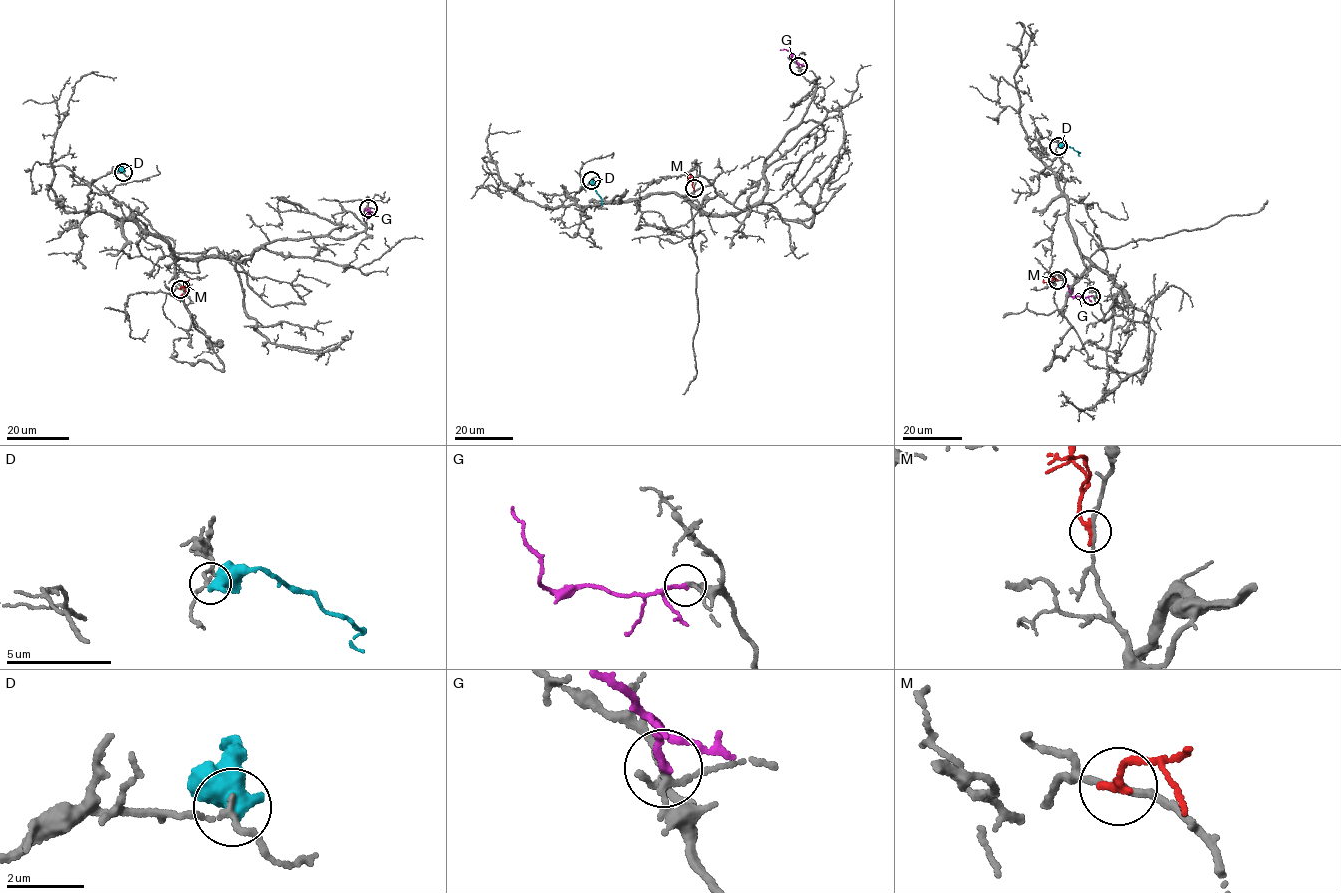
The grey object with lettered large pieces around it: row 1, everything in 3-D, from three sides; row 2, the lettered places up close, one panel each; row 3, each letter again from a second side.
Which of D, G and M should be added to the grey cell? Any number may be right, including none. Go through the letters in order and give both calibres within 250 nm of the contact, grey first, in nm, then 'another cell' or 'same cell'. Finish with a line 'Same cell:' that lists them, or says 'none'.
D: 130/600 nm | another cell
G: 130/200 nm | same cell
M: 160/240 nm | another cell
Same cell: G

